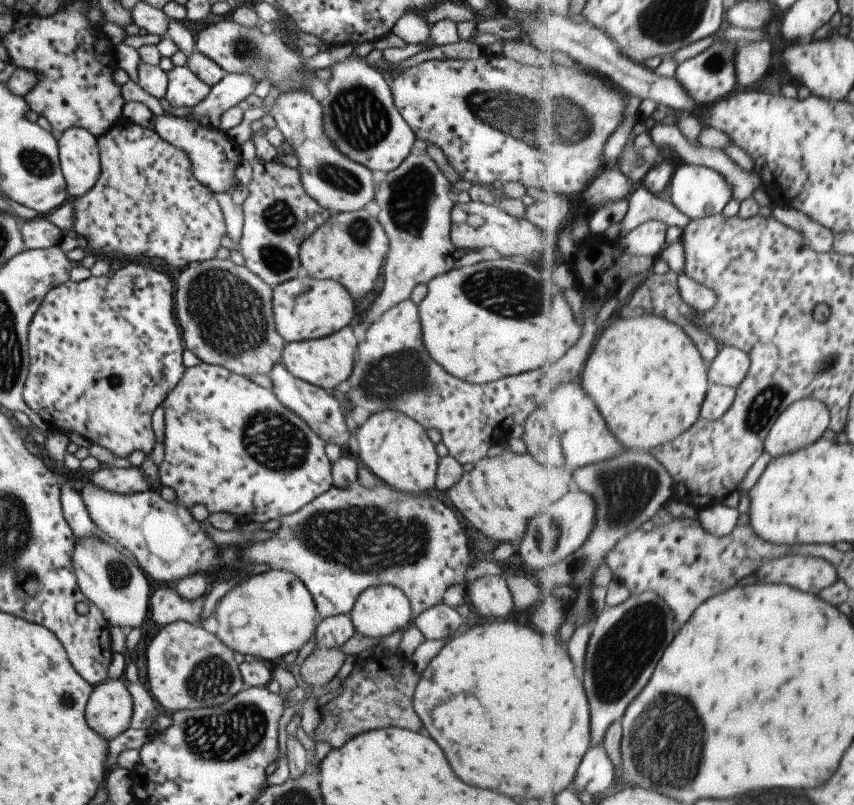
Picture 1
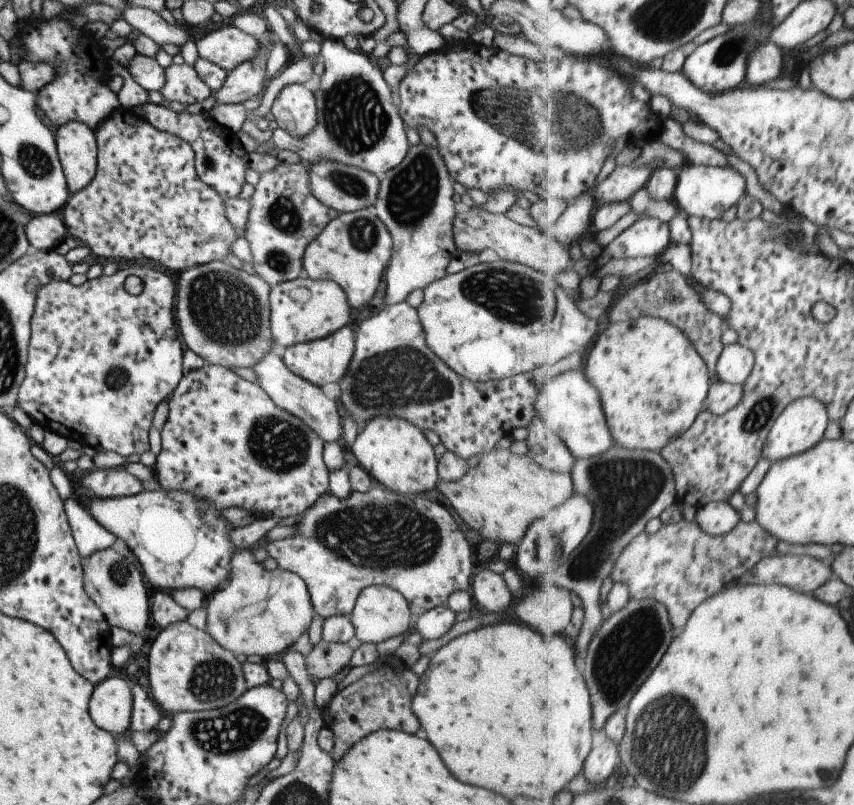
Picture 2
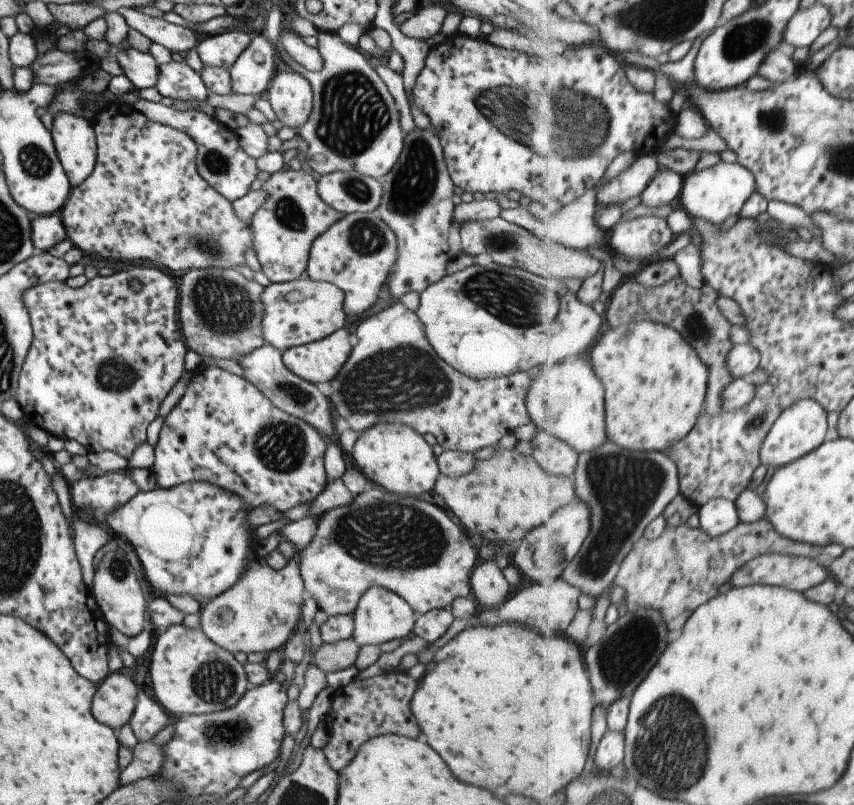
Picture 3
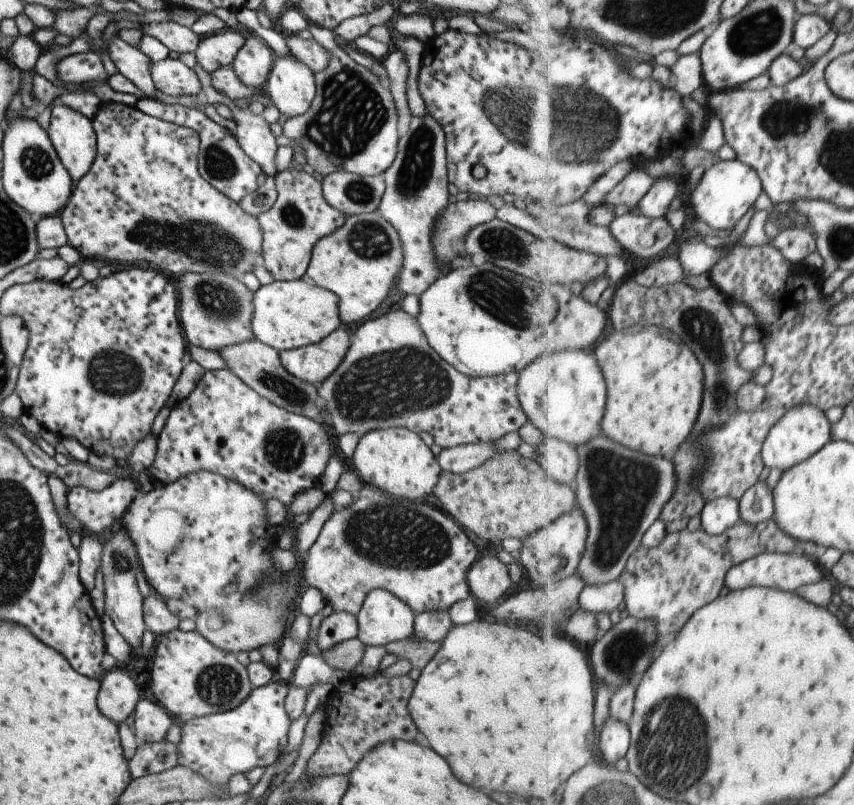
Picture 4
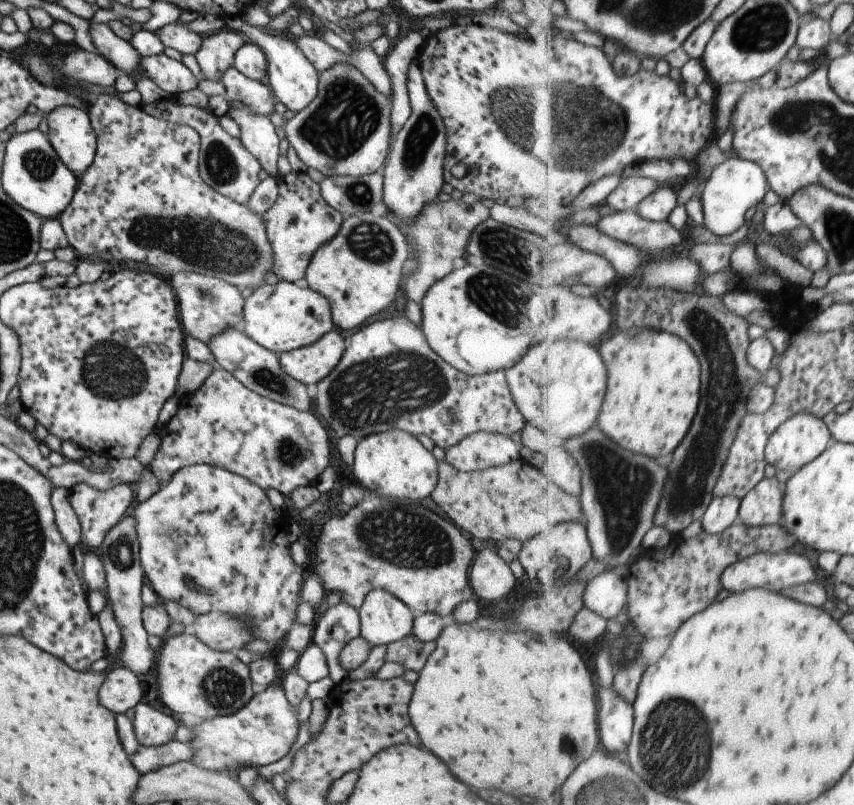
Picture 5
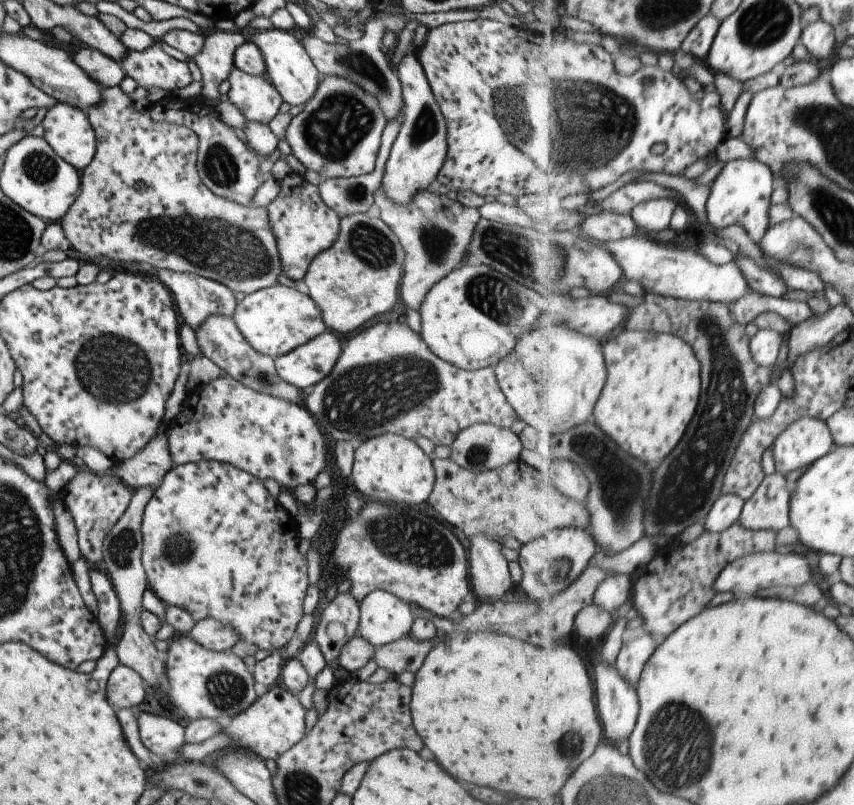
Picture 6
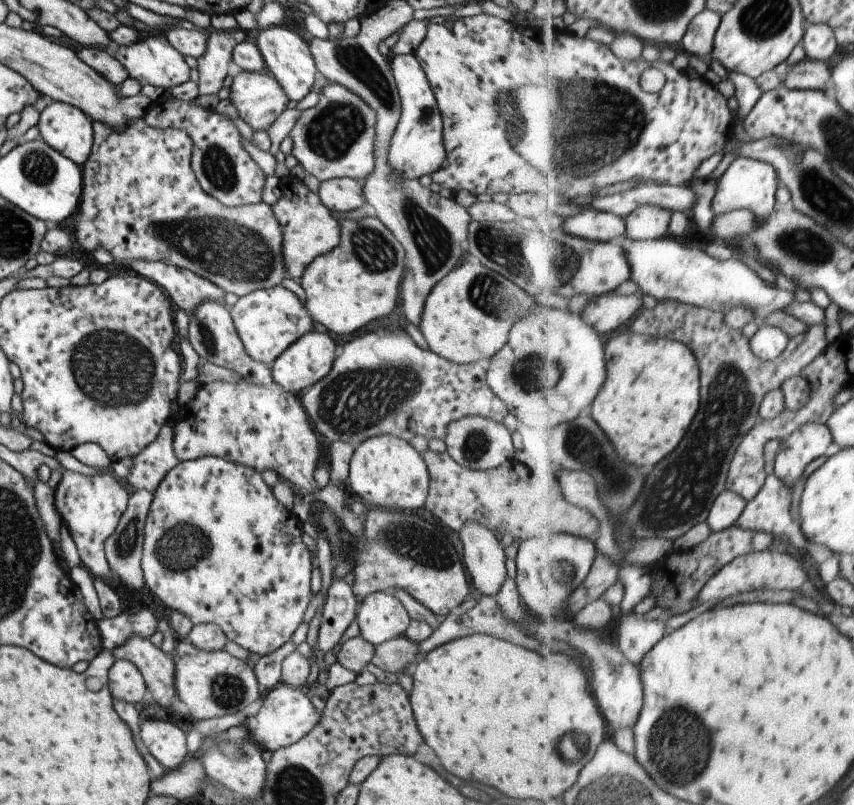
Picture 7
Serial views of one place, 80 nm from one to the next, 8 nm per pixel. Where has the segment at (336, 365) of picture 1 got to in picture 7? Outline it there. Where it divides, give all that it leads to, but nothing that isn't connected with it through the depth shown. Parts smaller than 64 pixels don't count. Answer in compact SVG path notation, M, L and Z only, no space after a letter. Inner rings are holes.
M313 330L304 334L269 364L275 385L288 393L299 394L303 388L322 379L331 370L332 362L335 360L333 352L335 352L335 343L328 332Z

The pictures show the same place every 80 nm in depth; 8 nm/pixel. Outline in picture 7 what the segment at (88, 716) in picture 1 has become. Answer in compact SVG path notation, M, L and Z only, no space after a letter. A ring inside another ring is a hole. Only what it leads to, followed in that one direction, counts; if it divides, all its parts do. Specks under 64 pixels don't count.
M116 660L108 670L108 689L115 701L129 704L147 702L146 686L139 671L127 661Z

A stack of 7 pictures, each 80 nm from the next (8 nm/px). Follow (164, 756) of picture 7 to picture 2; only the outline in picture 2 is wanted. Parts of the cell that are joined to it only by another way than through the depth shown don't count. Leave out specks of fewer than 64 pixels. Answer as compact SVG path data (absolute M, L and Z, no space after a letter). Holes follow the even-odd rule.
M133 682L130 689L132 694L132 707L129 729L142 733L154 730L157 721L161 718L161 712L140 685L136 685Z

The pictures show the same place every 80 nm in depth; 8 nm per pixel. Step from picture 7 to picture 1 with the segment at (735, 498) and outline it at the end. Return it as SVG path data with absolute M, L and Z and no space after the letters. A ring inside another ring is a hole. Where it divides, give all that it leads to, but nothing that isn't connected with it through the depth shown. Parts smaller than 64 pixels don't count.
M717 502L698 510L696 517L699 518L703 530L708 530L718 537L723 537L734 531L739 512L735 507L728 507L724 502Z

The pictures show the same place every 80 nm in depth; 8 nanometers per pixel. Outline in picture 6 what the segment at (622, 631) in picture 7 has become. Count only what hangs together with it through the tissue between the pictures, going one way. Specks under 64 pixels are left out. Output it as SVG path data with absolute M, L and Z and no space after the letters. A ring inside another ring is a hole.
M649 633L623 644L616 659L616 669L632 685L641 680L646 662L653 656L653 638Z

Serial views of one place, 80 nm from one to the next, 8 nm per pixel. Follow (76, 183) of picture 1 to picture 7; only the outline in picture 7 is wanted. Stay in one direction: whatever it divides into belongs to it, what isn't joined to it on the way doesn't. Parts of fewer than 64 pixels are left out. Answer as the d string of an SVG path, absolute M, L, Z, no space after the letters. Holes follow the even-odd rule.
M53 101L39 113L36 127L47 146L81 168L93 142L92 122L82 110Z

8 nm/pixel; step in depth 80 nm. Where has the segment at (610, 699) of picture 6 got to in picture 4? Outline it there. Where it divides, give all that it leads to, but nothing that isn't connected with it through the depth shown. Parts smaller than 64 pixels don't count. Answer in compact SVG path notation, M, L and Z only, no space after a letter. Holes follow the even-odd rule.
M612 715L605 720L604 729L601 730L600 756L605 763L614 765L626 758L632 741L629 724L613 719Z

